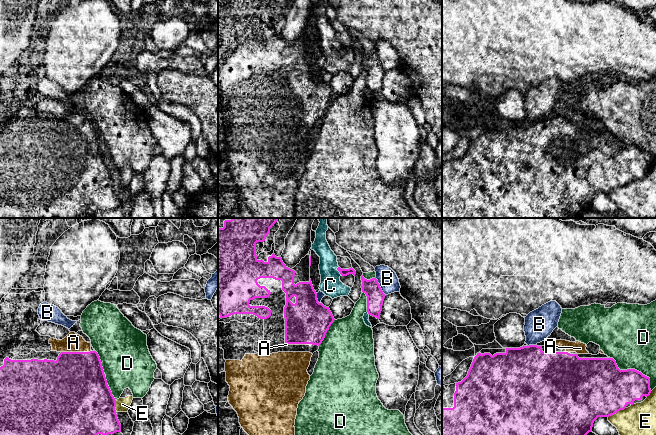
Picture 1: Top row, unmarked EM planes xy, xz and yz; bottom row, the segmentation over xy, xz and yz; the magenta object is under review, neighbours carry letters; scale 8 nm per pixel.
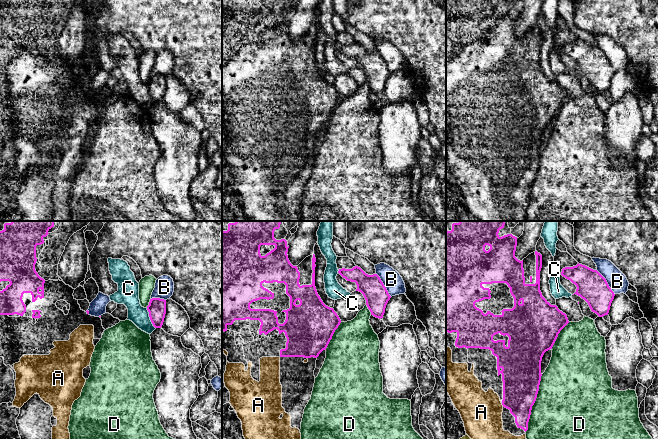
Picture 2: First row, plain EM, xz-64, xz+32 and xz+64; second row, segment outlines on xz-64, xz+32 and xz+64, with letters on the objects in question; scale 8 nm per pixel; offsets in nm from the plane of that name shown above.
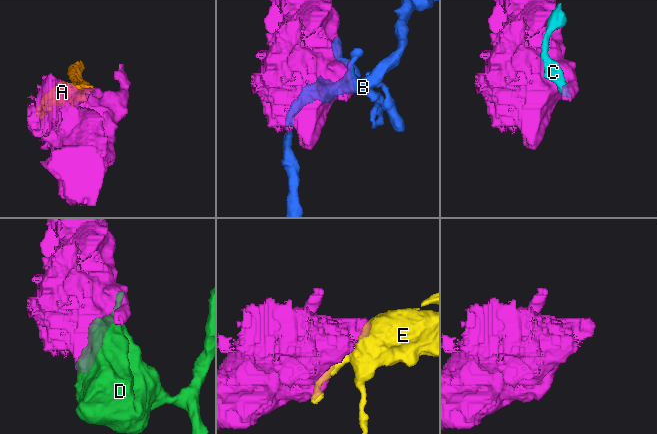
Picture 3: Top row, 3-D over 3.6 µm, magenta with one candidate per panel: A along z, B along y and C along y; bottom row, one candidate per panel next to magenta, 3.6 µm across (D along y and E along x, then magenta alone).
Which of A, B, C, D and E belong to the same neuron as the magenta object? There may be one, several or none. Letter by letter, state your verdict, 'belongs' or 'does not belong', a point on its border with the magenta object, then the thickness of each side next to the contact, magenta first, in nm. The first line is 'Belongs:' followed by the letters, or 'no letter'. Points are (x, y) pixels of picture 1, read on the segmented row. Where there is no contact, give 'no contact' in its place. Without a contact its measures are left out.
Belongs: A
A: belongs; meets magenta in xy at (75, 352); 480 nm thick on the magenta side, 150 nm on the other
B: does not belong; meets magenta in xz at (379, 286); 140 nm thick on the magenta side, 160 nm on the other
C: does not belong; meets magenta in xz at (337, 269); 60 nm thick on the magenta side, 170 nm on the other
D: does not belong; meets magenta in yz at (634, 369); 360 nm thick on the magenta side, 420 nm on the other
E: does not belong; meets magenta in yz at (616, 412); 460 nm thick on the magenta side, 260 nm on the other

